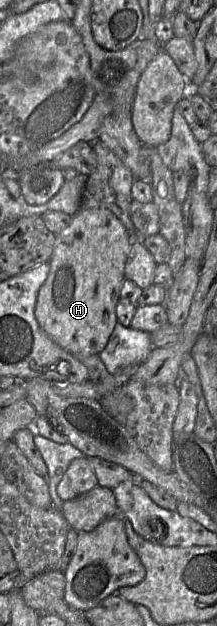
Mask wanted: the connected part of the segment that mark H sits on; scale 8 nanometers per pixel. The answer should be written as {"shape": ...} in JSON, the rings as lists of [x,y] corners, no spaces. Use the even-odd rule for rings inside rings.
{"shape":[[[83,208],[72,216],[71,224],[56,235],[49,260],[50,271],[40,287],[35,317],[44,332],[73,355],[99,354],[106,347],[117,323],[116,305],[125,278],[125,264],[133,245],[133,235],[107,208]]]}

